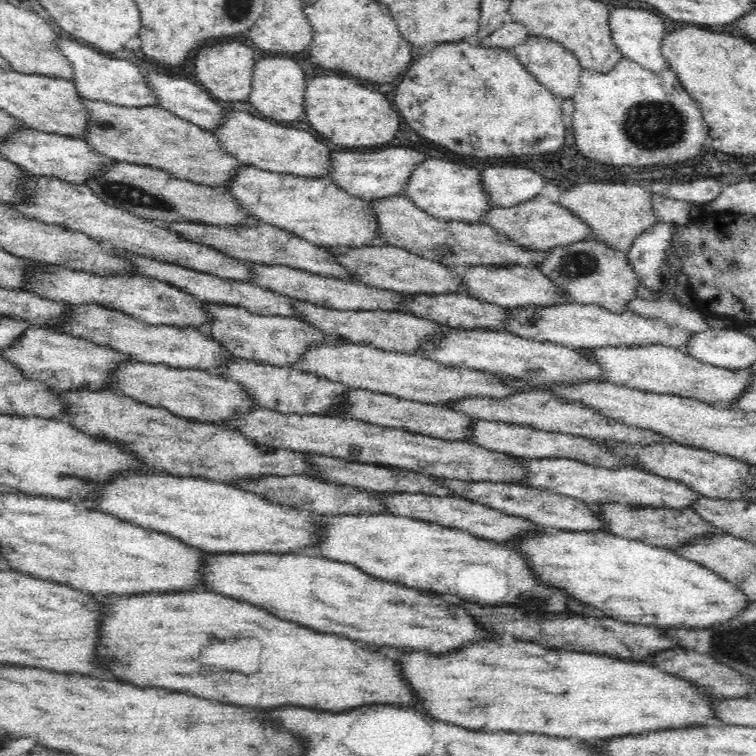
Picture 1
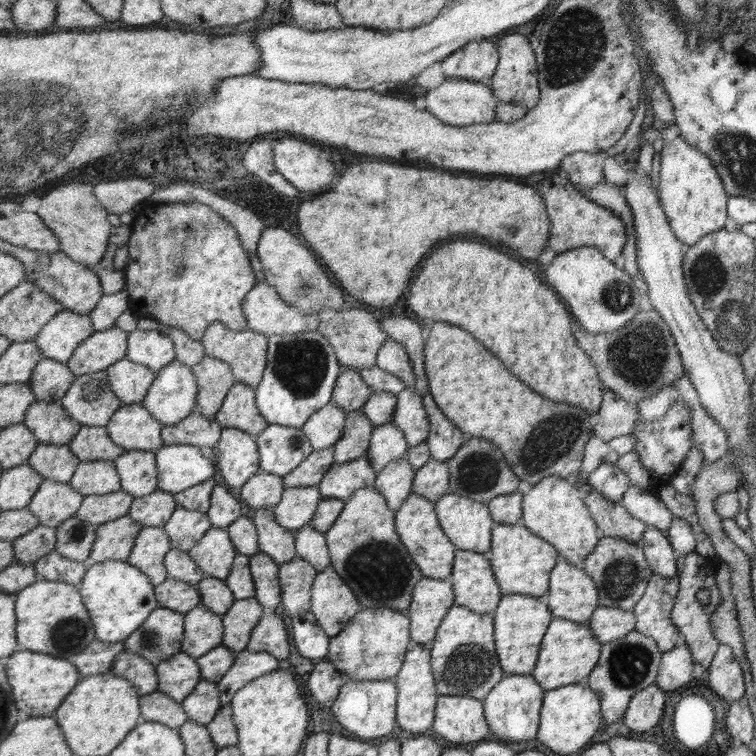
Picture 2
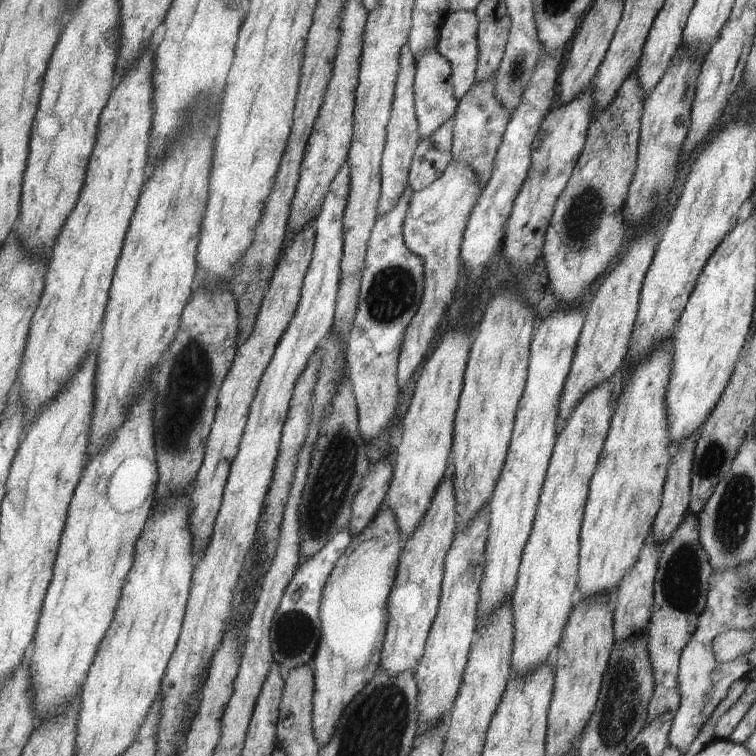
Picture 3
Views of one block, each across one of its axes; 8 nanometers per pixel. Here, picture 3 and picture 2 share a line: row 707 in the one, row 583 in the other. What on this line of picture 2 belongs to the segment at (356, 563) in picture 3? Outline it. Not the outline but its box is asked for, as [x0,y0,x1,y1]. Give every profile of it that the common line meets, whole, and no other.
[311,564,363,637]

